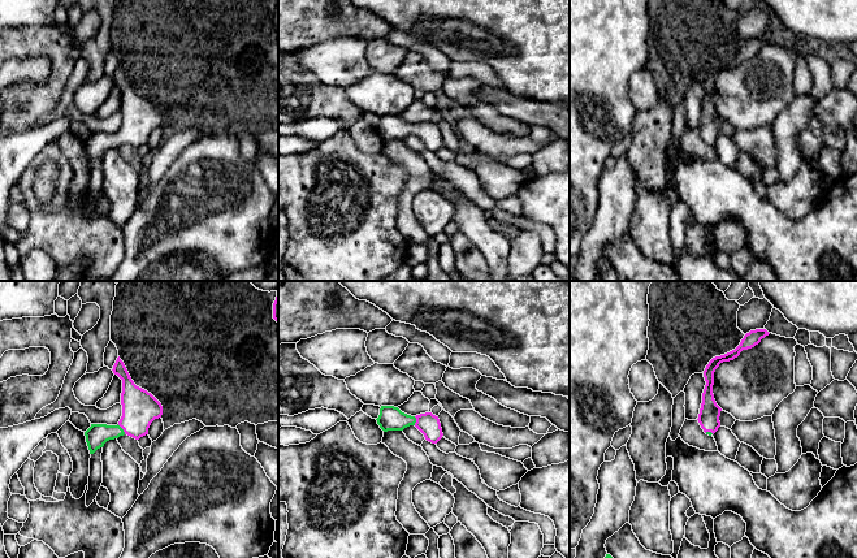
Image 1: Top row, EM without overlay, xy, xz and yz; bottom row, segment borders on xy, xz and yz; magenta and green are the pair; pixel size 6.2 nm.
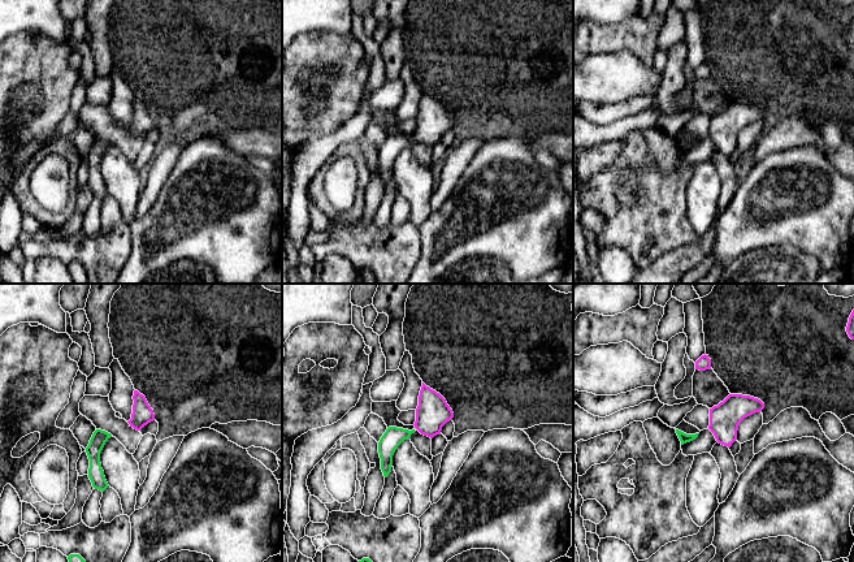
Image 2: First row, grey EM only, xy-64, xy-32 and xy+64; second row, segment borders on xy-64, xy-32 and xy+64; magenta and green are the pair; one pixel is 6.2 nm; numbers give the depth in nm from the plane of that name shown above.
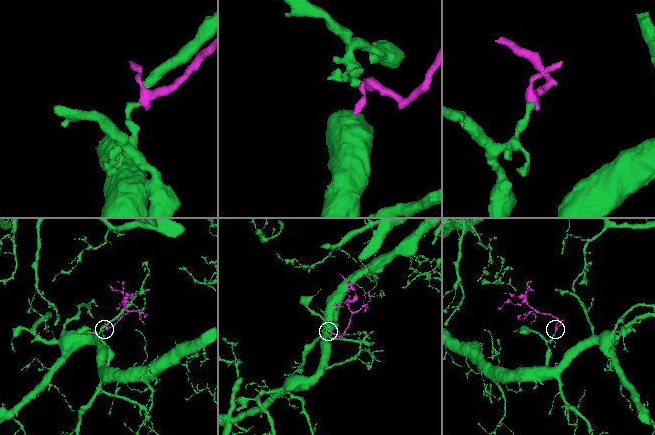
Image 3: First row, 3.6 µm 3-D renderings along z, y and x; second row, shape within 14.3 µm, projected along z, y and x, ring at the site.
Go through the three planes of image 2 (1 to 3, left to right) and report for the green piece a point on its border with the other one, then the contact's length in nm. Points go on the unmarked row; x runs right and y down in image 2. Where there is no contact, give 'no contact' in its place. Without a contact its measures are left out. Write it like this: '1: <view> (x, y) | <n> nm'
1: no contact
2: no contact
3: no contact

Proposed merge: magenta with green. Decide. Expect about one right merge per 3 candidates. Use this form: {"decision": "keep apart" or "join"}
{"decision": "join"}

